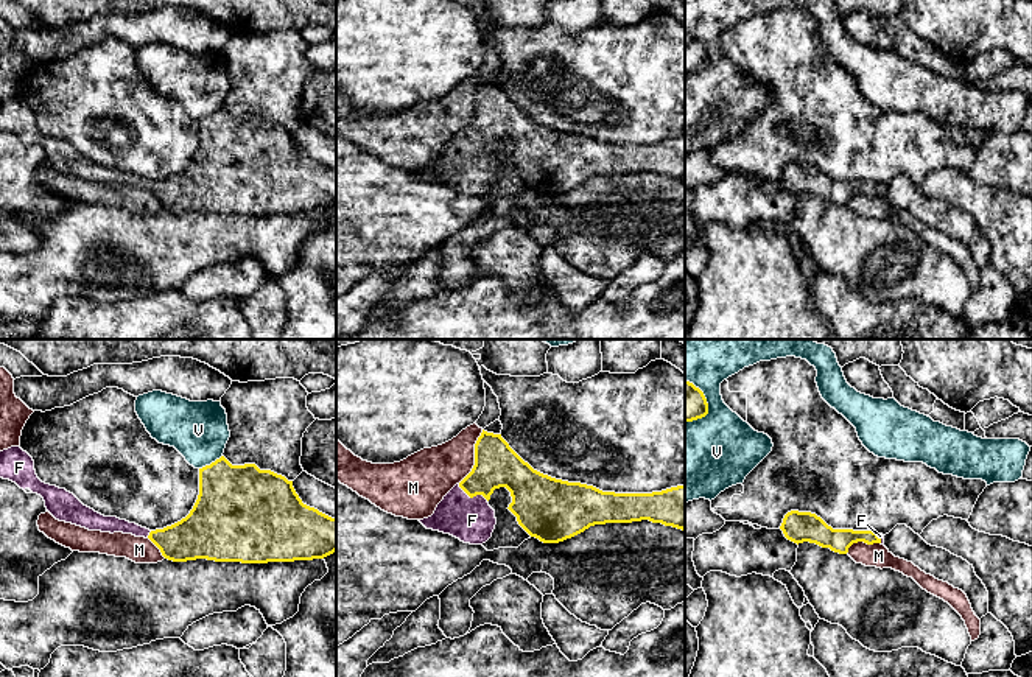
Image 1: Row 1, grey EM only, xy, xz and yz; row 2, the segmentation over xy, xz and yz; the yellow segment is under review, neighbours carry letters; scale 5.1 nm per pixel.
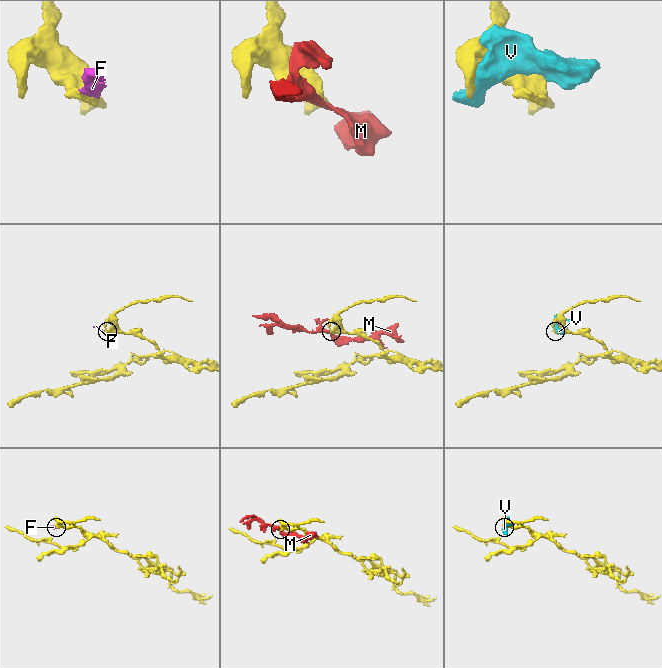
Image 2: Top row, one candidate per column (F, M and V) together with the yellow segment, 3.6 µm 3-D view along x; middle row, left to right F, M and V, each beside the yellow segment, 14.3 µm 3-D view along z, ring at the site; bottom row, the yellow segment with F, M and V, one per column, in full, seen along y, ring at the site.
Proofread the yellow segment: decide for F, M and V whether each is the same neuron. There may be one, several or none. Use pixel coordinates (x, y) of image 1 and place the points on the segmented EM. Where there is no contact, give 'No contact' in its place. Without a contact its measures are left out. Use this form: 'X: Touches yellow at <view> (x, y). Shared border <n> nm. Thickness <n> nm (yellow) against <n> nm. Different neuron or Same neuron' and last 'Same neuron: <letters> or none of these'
F: Touches yellow at xz (473, 495). Shared border 180 nm. Thickness 220 nm (yellow) against 240 nm. Same neuron
M: Touches yellow at xz (475, 456). Shared border 300 nm. Thickness 220 nm (yellow) against 260 nm. Different neuron
V: Touches yellow at xy (212, 463). Shared border 140 nm. Thickness 400 nm (yellow) against 300 nm. Different neuron
Same neuron: F

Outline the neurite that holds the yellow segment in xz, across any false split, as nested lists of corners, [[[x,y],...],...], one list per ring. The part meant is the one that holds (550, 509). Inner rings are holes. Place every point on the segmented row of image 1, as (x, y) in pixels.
[[[484,430],[475,444],[472,472],[431,517],[419,521],[464,543],[483,545],[497,524],[487,501],[500,487],[511,492],[507,509],[518,524],[543,543],[559,543],[606,523],[649,520],[685,531],[685,484],[652,493],[615,493],[556,479],[534,470],[501,434]]]

